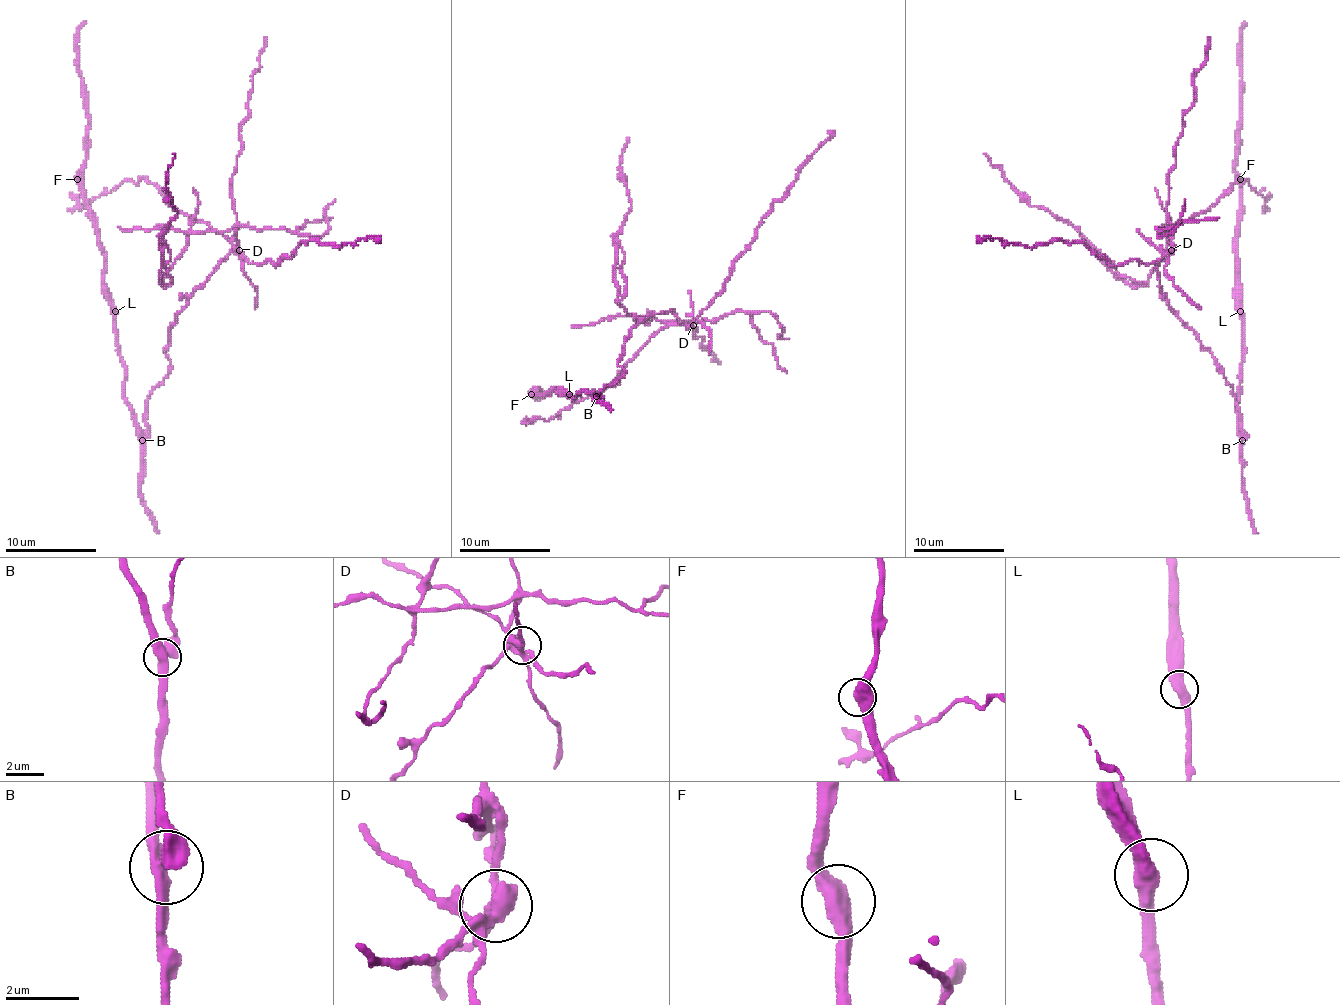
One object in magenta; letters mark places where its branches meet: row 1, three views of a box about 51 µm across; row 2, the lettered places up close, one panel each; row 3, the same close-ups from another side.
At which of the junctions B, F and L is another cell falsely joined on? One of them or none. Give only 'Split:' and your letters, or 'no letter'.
Split: B

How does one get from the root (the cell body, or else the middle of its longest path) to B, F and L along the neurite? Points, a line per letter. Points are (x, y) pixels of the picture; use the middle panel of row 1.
B: (622, 375), (601, 389), (601, 396), (597, 396)
F: (622, 375), (601, 389), (599, 396), (590, 391), (581, 391), (576, 396), (563, 396), (558, 391), (531, 394)
L: (622, 375), (601, 389), (599, 396), (590, 391), (581, 391), (576, 396), (569, 394)

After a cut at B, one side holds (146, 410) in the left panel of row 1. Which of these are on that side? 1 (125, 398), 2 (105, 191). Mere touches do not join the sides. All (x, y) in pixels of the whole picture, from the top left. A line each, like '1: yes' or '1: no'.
1: no
2: yes

